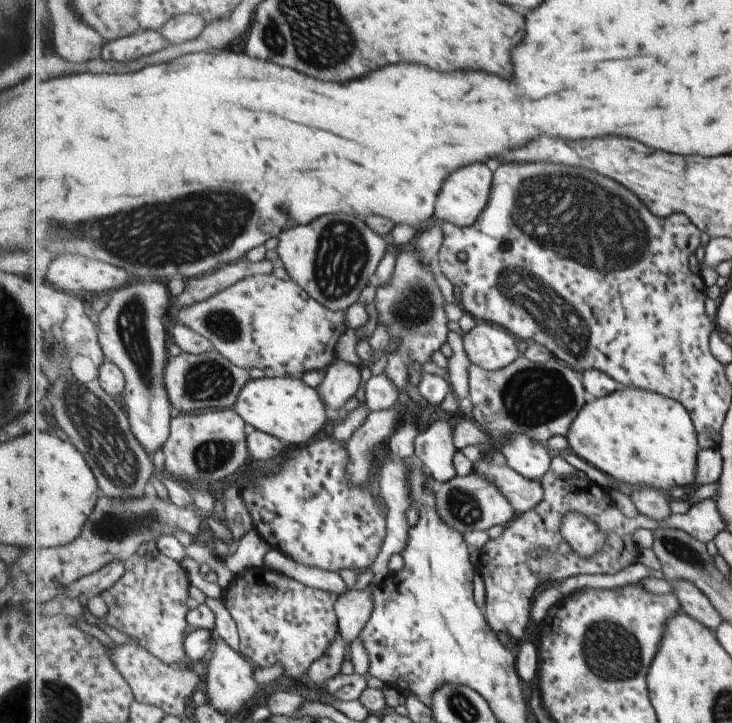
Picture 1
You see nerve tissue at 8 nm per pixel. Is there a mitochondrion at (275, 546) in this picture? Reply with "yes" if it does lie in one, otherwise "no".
no

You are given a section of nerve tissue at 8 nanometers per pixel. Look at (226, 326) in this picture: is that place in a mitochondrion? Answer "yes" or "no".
yes

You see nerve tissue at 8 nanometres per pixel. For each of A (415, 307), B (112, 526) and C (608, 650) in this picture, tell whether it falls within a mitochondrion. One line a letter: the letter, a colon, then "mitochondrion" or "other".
A: mitochondrion
B: mitochondrion
C: mitochondrion

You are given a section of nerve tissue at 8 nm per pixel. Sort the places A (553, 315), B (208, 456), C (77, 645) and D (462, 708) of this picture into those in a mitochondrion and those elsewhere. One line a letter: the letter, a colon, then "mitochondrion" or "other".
A: mitochondrion
B: mitochondrion
C: other
D: mitochondrion

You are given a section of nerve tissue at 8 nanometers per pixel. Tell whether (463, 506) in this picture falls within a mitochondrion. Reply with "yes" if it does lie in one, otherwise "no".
yes

